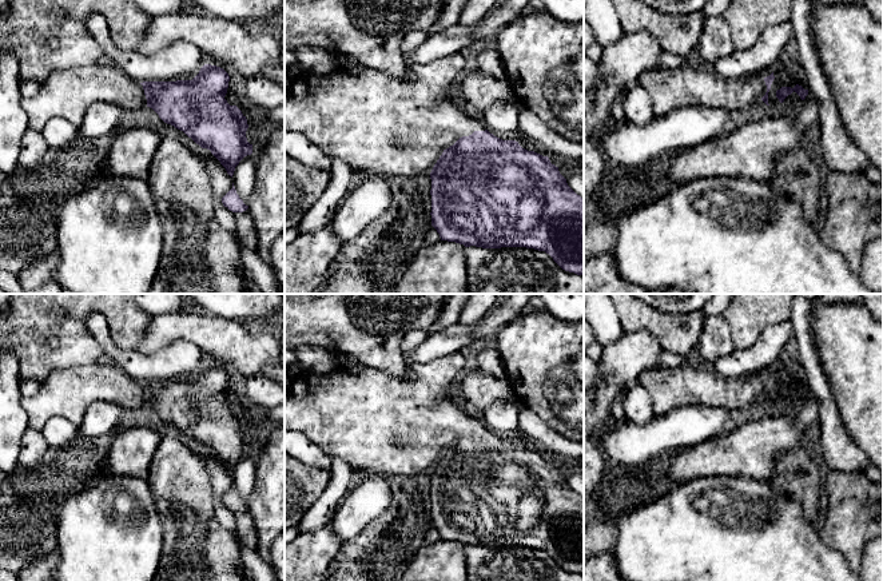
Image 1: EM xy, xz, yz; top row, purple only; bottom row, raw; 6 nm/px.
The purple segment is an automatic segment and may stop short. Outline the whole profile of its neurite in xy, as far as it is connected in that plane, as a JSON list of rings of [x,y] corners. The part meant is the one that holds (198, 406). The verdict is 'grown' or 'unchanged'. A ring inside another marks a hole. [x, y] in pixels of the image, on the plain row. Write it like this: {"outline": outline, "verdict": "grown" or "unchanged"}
{"outline": [[[96,363],[55,370],[39,393],[23,398],[28,427],[41,430],[52,417],[64,417],[76,427],[85,410],[98,401],[128,411],[150,406],[159,417],[207,447],[232,477],[239,461],[252,453],[247,441],[247,418],[224,398],[228,373],[204,363],[192,379],[138,382],[116,365]]], "verdict": "grown"}

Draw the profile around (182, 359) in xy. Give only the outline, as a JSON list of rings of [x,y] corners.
[[[91,313],[85,326],[102,353],[138,382],[192,379],[204,365],[200,349],[190,341],[176,339],[150,354],[120,349],[111,337],[108,321],[103,313]]]

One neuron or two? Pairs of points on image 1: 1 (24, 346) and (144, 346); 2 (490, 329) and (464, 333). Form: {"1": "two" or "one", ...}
{"1": "two", "2": "one"}

